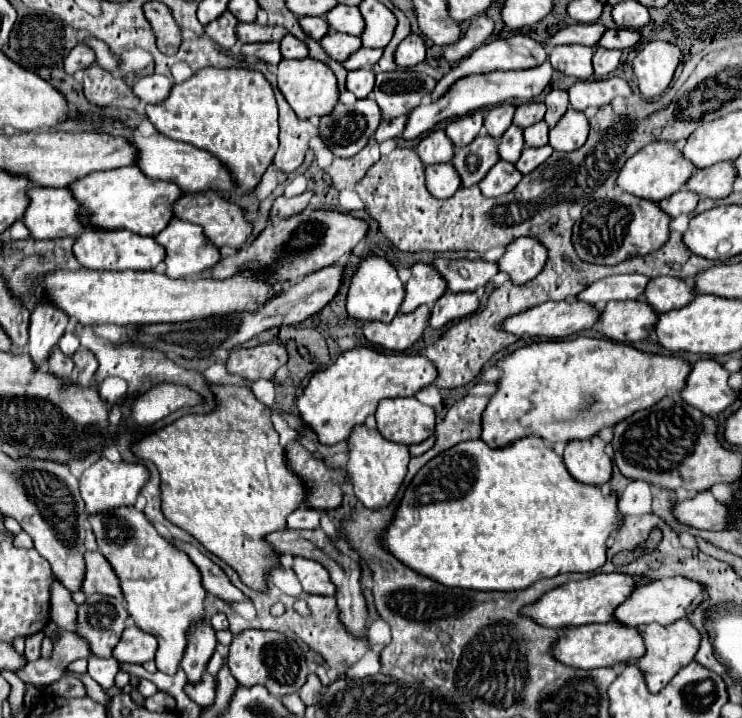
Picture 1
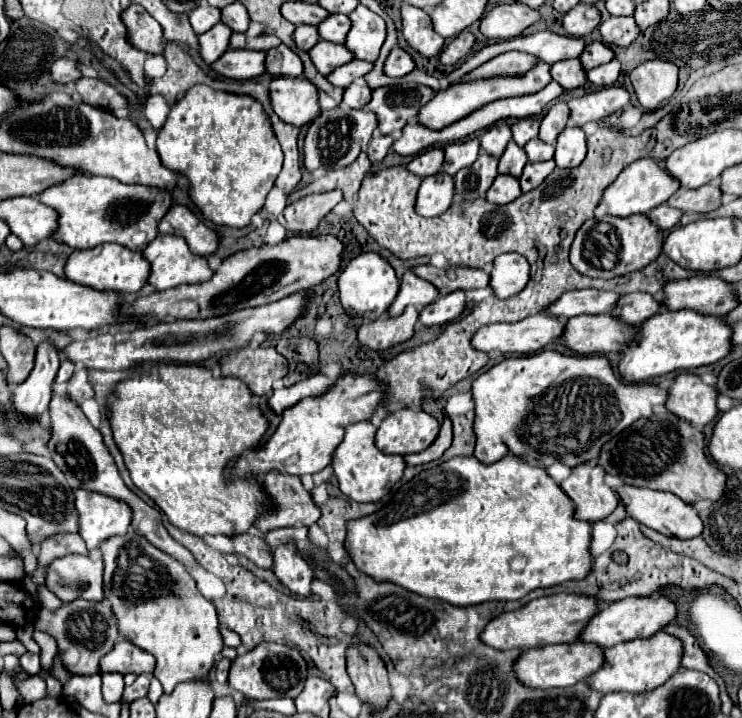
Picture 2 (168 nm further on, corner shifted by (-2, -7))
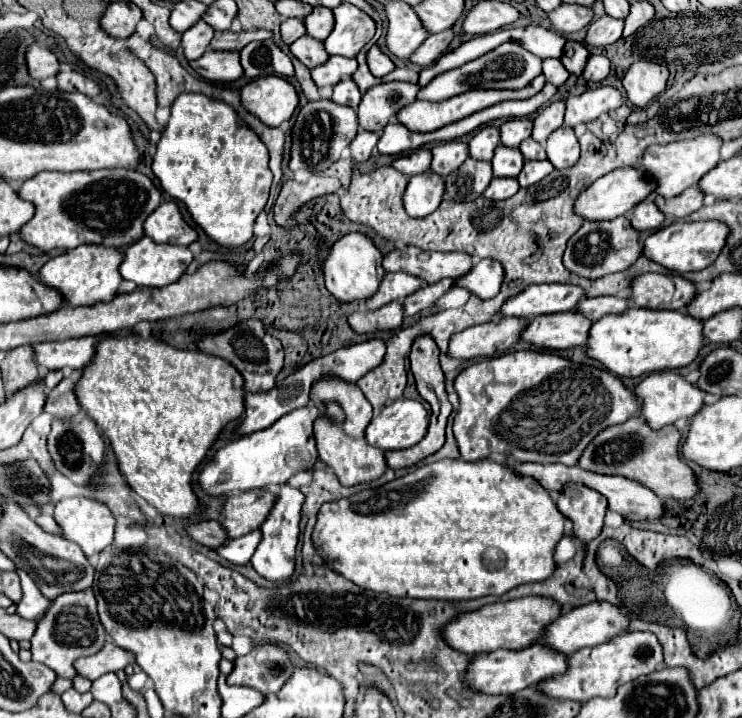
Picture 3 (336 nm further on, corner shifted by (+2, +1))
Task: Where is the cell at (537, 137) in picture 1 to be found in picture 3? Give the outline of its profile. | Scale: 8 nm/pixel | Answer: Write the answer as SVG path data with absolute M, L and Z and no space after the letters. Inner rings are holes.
M526 138L526 140L520 144L518 150L522 152L522 156L524 156L526 160L546 160L544 146L538 144L538 142L532 140L532 138Z

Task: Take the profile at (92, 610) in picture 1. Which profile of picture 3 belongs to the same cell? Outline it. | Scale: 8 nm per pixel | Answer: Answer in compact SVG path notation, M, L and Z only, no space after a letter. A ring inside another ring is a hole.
M92 590L60 594L48 614L38 622L36 634L32 636L32 660L42 662L56 672L60 678L74 678L74 660L80 656L92 656L104 646L106 630L102 628L96 614L96 598Z

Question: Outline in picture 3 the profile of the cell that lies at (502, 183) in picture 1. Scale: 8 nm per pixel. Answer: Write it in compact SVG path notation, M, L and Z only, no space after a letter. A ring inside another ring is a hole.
M494 178L490 186L486 188L484 196L490 200L506 200L518 192L518 180L516 178Z

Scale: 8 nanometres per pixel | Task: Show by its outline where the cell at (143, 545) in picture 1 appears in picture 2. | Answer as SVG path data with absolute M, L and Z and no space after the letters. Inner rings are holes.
M138 534L112 536L110 540L102 542L100 550L104 556L104 596L108 602L112 602L112 610L114 610L114 616L118 620L118 630L132 644L136 644L142 650L156 656L154 676L162 682L164 692L170 694L178 682L208 676L208 672L214 664L214 656L222 650L222 636L218 632L216 608L212 602L208 602L198 592L196 580L190 576L190 572L180 562L176 562L172 556L154 548L148 540L140 540ZM118 590L158 590L160 594L146 598L142 602L128 602L126 598L116 594Z

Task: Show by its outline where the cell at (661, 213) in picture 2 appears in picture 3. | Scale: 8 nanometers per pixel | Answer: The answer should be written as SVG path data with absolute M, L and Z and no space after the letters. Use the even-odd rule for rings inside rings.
M646 198L634 210L630 210L628 220L638 232L650 232L650 230L658 230L662 226L664 214L656 208L652 198Z

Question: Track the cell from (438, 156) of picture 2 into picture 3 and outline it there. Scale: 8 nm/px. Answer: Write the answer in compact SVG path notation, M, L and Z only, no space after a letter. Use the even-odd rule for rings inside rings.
M420 148L420 150L416 150L416 152L408 154L408 156L396 158L396 160L392 162L392 166L394 166L398 172L406 174L406 176L414 176L414 174L426 172L426 170L430 168L430 160L432 160L430 150Z

